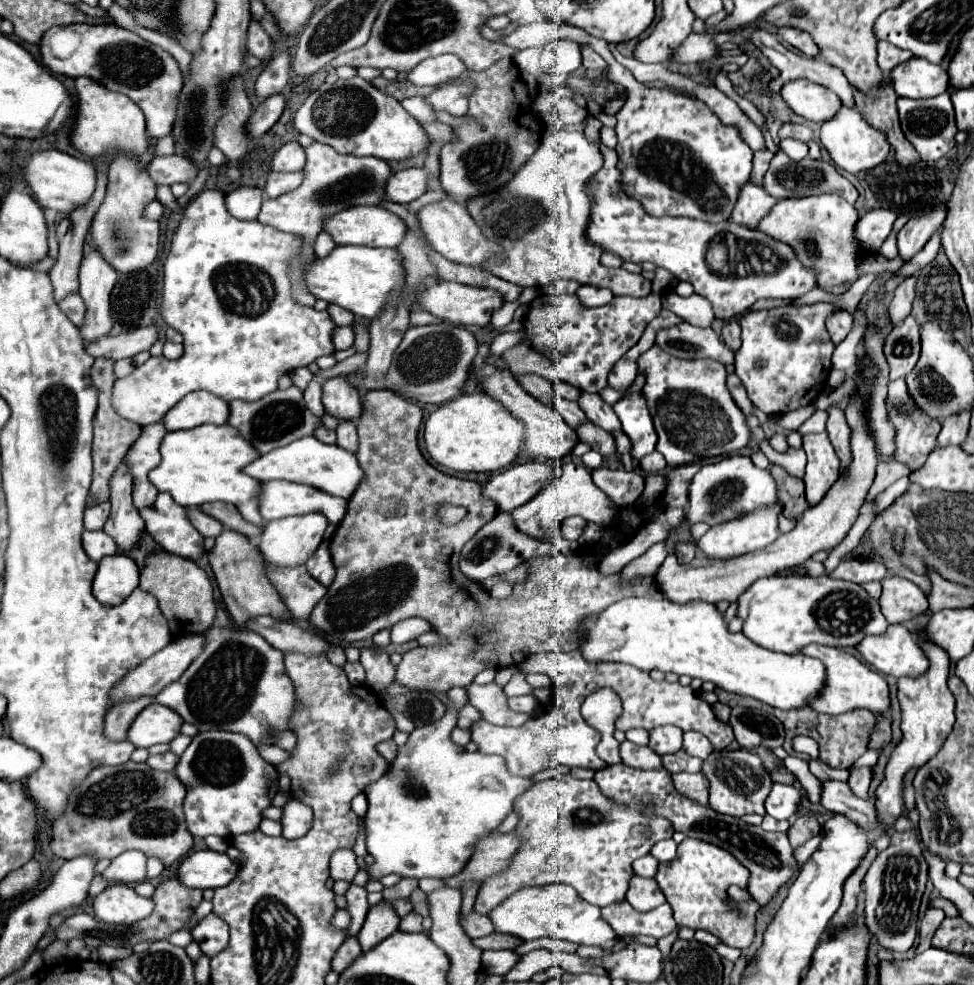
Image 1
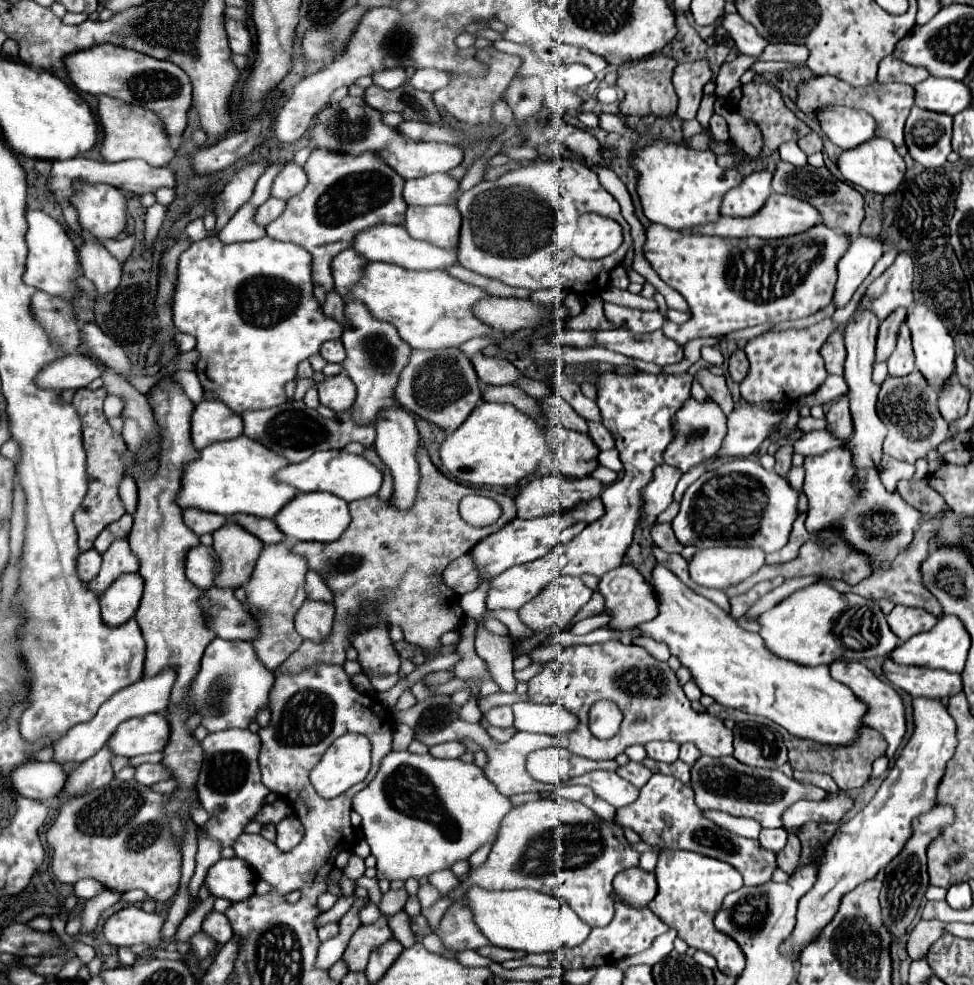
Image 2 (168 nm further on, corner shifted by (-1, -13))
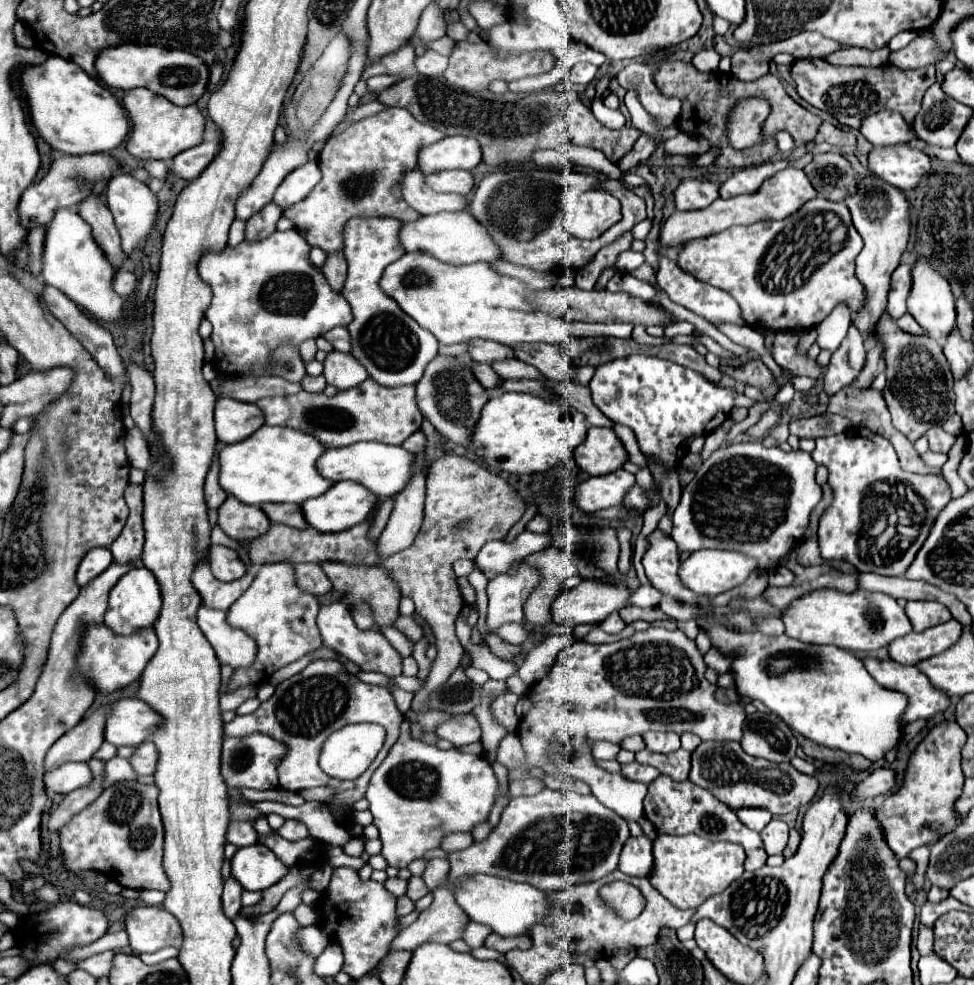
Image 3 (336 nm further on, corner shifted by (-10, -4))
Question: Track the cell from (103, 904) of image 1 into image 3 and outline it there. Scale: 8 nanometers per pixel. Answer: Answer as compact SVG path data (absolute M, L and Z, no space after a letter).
M137 906L125 916L125 930L133 954L157 952L165 946L179 948L183 942L177 918L163 906Z

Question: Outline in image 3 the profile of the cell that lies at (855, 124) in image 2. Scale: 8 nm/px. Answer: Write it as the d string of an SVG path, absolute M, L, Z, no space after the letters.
M883 110L883 112L877 112L869 118L865 118L861 132L873 146L901 144L901 142L909 142L917 136L913 126L909 122L905 122L905 118L891 110Z

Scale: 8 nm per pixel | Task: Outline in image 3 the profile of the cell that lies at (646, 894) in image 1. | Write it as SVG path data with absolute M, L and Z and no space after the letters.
M629 836L621 850L619 858L619 870L629 876L649 876L653 868L653 842L647 836Z

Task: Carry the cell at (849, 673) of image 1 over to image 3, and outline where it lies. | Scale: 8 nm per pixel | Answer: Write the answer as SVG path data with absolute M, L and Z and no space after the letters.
M871 656L865 658L863 662L865 662L865 668L869 670L869 674L871 674L881 686L885 686L885 688L889 688L889 690L903 692L903 694L909 696L909 706L907 706L905 718L903 718L905 724L909 724L909 722L913 722L913 720L919 720L919 718L933 718L935 714L945 712L945 710L949 708L949 704L951 704L949 696L947 696L943 690L937 690L937 688L929 682L929 678L927 678L917 666L903 666L903 664L897 664L897 662L893 662L893 660L881 660L881 662L879 662L877 658L871 658Z

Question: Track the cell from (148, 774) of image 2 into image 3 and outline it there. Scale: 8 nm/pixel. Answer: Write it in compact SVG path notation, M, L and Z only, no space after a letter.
M145 740L141 742L133 756L129 758L129 764L133 766L133 770L139 774L139 776L145 776L145 774L153 774L155 770L155 764L157 764L157 748L153 746L151 740Z

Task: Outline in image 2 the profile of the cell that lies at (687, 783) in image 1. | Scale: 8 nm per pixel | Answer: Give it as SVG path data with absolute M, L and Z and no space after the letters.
M704 811L704 815L714 821L718 827L726 829L726 831L732 831L736 835L742 835L742 837L752 837L752 839L758 839L758 833L760 833L760 823L756 823L754 819L740 819L740 817L732 817L732 815L726 815L726 813L718 813L718 811Z

